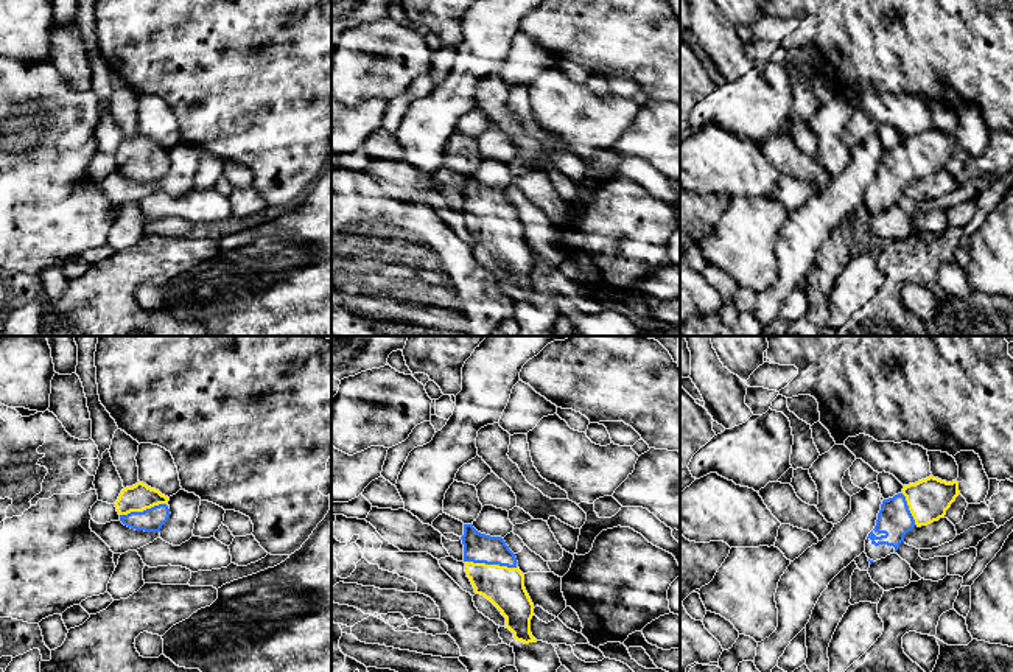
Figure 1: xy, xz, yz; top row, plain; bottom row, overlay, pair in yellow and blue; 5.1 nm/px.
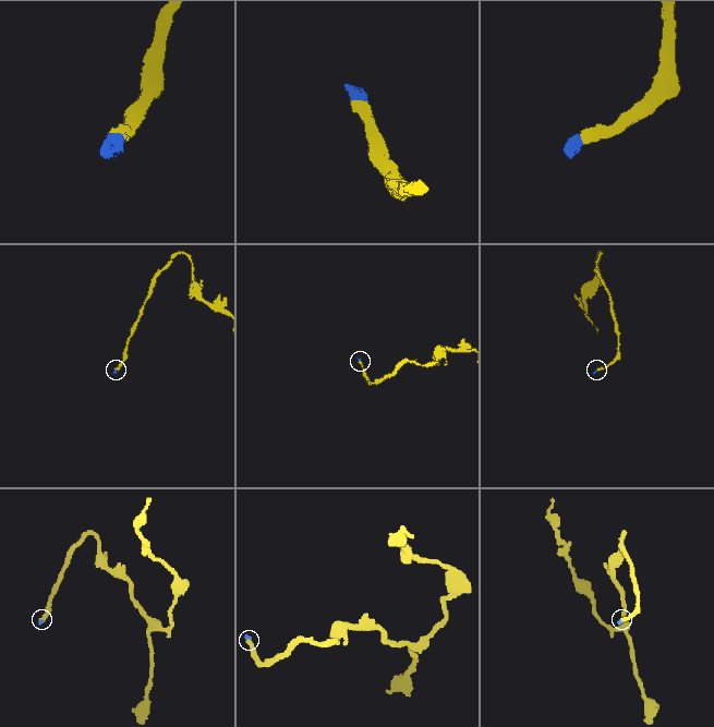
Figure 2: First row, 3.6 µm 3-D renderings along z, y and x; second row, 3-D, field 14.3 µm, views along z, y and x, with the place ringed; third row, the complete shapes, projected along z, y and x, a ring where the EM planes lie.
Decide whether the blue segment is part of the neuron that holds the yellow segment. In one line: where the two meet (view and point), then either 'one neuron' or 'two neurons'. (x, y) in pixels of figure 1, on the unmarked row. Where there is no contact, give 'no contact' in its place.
meets yellow in xz at (490, 216); one neuron

